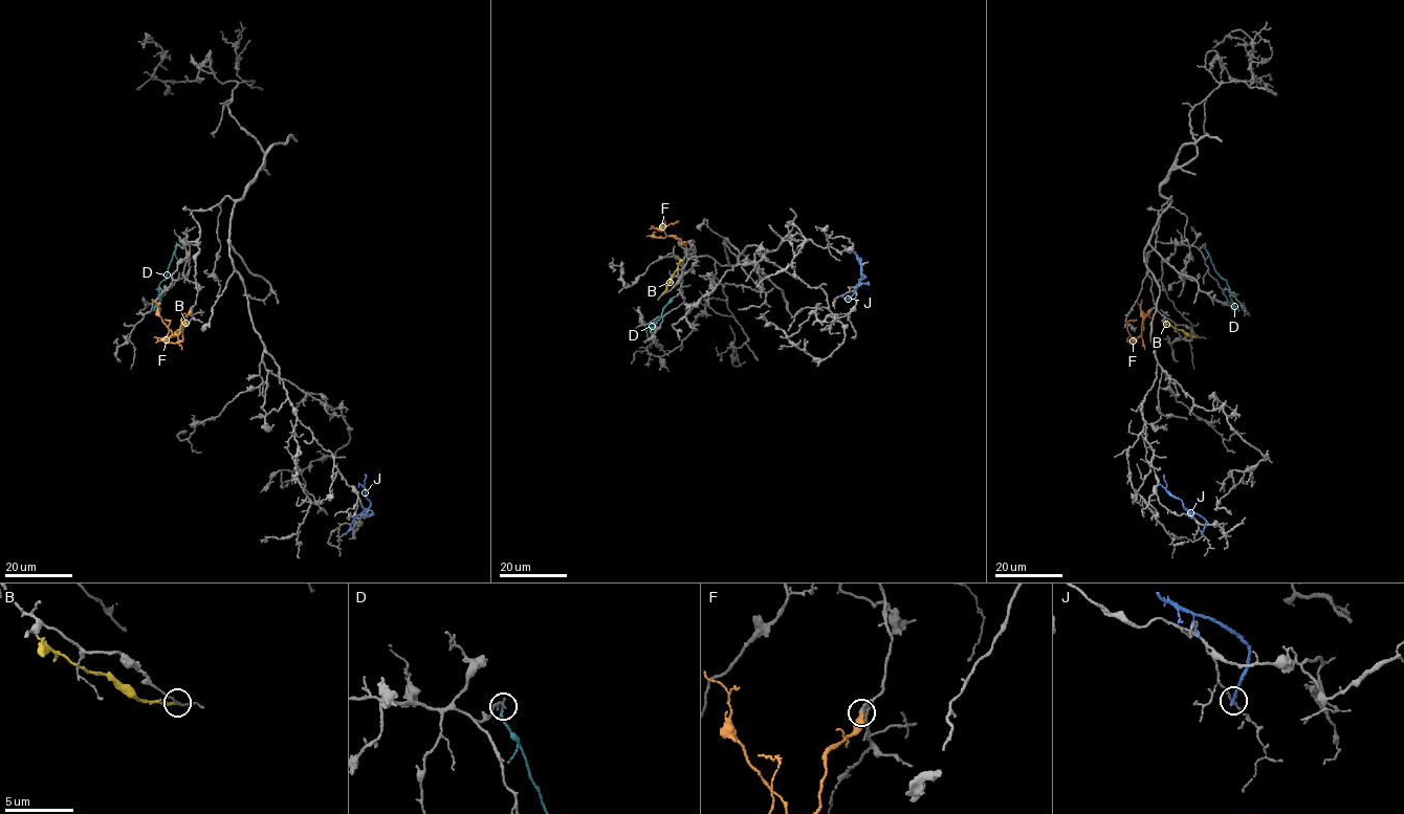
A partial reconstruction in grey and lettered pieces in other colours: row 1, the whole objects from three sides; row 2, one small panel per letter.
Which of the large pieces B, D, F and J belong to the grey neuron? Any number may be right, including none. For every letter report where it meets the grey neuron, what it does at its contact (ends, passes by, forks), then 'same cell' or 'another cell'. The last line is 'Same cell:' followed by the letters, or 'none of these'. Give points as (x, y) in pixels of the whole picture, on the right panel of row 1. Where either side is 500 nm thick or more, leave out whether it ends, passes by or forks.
B: contact (1199, 337); it ends; another cell
D: contact (1205, 245); it ends; another cell
F: contact (1150, 309); it ends; same cell
J: contact (1202, 533); it ends; another cell
Same cell: F

